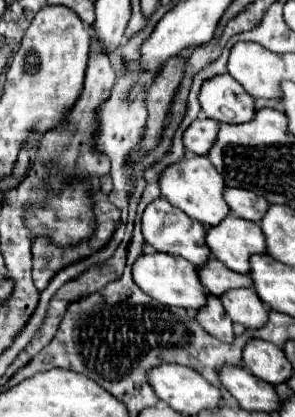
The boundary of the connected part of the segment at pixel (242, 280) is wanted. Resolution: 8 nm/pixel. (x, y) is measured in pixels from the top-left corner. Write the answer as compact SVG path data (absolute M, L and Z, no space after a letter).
M210 257L210 261L206 261L204 267L198 269L198 279L202 281L202 285L210 293L214 293L218 297L226 289L250 287L250 277L248 275L240 275L240 273L234 273L234 271L226 269L226 265L222 265L216 257Z

